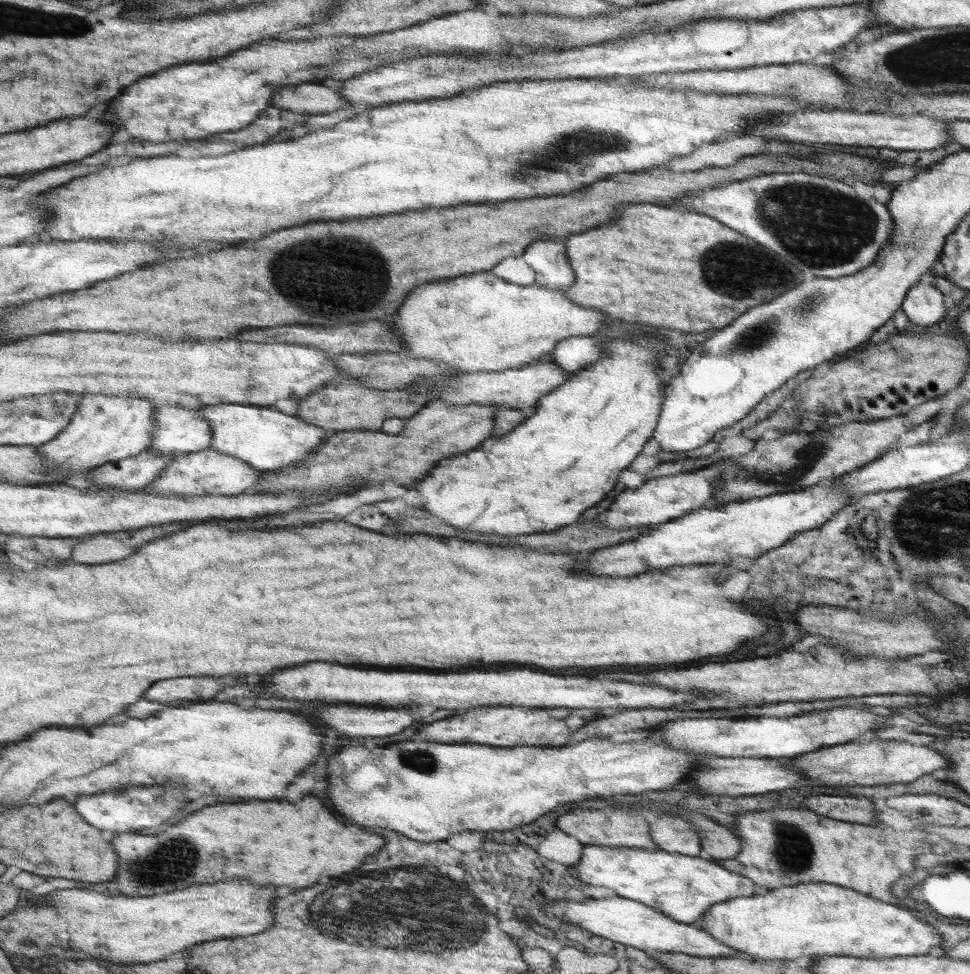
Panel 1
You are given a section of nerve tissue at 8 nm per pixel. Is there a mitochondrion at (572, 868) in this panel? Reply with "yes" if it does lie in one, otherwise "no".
no

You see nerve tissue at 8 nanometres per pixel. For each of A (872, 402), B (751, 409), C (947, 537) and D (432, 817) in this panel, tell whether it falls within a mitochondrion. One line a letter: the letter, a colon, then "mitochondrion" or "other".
A: other
B: other
C: mitochondrion
D: other

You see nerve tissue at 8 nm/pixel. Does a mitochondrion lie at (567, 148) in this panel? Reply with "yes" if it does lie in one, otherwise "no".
yes

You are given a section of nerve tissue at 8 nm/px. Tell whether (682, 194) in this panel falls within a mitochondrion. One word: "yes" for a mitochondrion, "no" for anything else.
no

